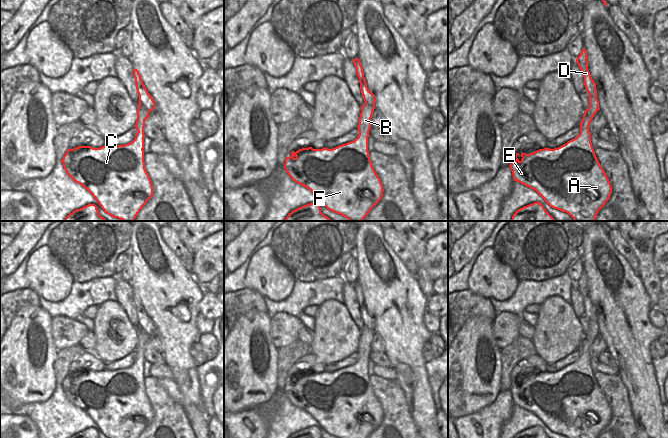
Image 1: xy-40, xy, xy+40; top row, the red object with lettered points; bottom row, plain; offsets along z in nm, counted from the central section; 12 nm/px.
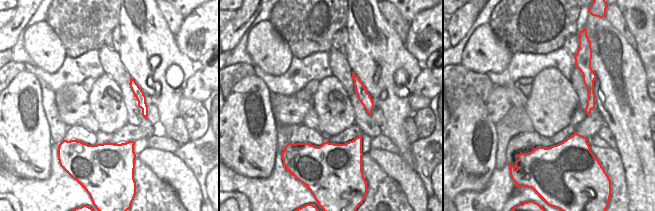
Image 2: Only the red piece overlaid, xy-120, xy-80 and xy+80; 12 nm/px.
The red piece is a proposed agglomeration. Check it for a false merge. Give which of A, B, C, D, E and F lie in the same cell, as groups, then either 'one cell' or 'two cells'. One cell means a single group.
A C E F / B D; two cells

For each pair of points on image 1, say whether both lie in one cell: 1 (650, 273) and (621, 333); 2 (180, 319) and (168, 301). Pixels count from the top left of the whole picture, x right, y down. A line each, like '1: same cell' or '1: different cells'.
1: different cells
2: same cell

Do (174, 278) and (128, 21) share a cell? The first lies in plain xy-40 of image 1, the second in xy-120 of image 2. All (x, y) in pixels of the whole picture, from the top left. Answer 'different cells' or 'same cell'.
same cell

